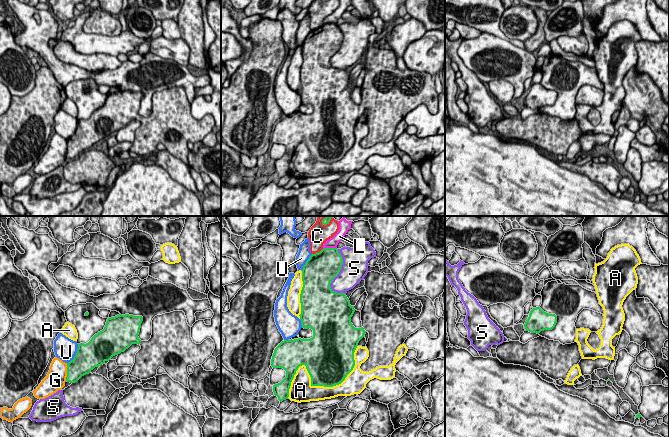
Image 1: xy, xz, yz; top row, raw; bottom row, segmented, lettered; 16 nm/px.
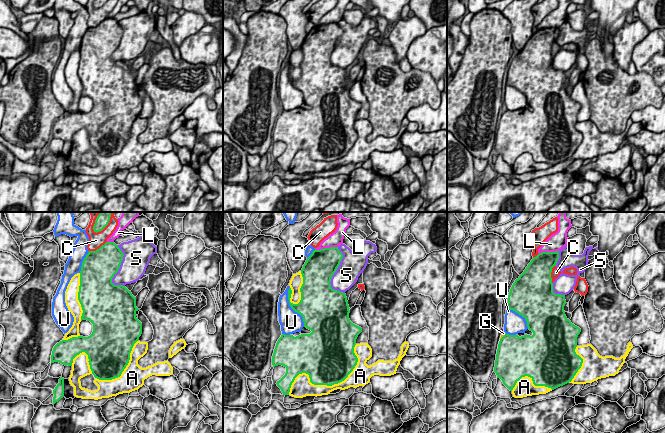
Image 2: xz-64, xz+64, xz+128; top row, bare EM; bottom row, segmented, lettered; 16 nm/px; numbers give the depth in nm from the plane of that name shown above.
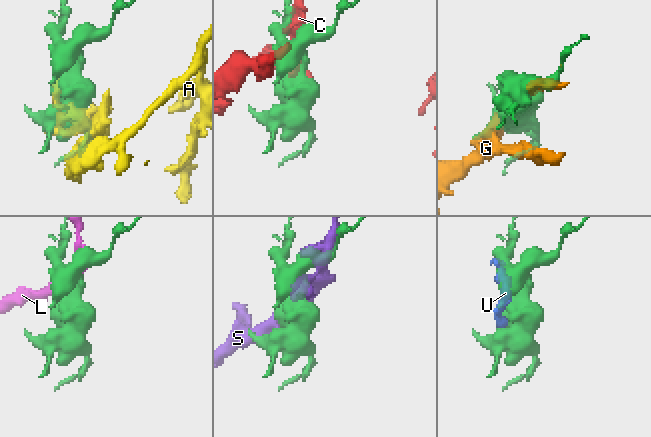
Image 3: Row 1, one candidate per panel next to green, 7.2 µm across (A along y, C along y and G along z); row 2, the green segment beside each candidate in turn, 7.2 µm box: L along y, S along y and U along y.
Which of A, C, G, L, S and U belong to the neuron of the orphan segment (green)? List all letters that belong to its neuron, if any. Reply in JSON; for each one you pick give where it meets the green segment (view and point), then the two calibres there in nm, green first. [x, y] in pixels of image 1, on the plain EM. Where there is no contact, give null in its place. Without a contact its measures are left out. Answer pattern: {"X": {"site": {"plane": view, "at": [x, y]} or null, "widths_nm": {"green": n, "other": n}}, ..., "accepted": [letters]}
{"accepted": []}

